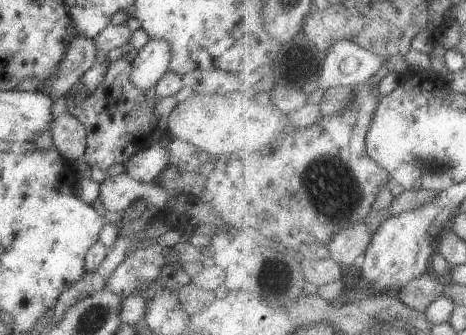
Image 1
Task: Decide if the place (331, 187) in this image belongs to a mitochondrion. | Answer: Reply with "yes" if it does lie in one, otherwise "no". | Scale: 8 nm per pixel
yes

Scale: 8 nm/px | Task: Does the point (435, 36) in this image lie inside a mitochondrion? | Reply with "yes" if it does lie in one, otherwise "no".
no

